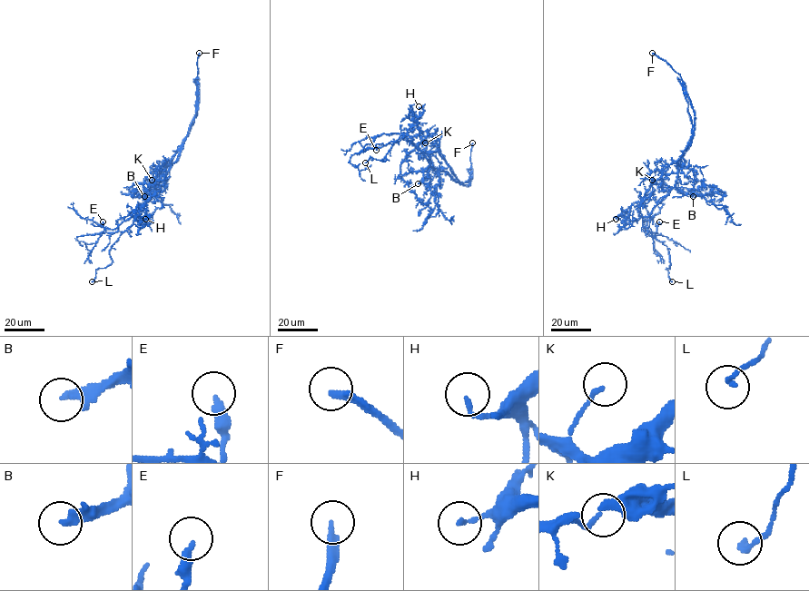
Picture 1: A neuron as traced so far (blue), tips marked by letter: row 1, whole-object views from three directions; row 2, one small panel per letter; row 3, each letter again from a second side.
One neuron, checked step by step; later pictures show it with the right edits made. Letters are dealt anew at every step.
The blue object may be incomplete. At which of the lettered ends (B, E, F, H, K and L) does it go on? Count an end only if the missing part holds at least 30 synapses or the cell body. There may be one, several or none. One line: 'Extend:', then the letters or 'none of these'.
Extend: B, F

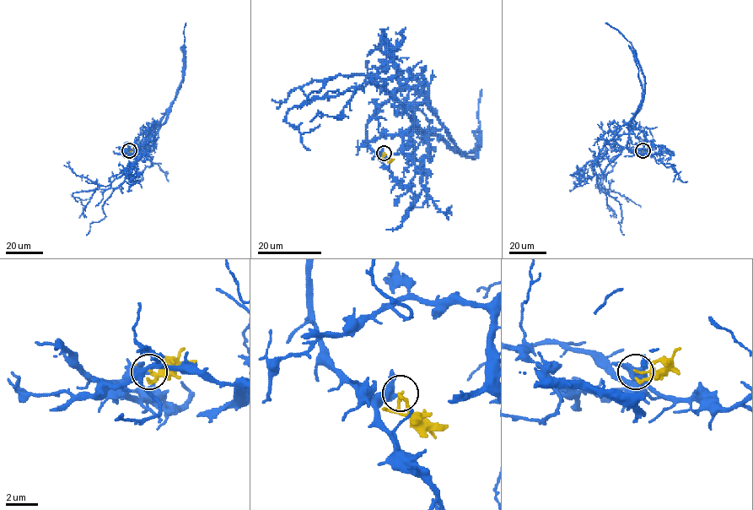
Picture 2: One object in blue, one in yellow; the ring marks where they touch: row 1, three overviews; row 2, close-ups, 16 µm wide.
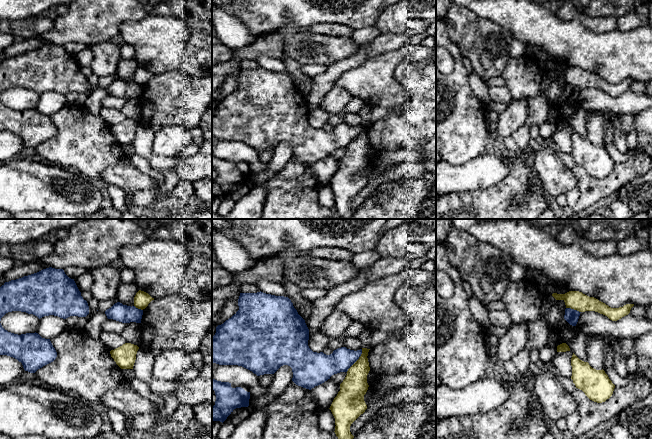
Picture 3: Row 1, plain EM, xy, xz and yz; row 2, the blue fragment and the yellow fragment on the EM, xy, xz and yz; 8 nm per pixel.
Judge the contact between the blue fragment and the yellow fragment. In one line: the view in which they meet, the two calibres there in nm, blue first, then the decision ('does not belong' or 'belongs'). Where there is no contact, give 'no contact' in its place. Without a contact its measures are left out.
contact in xz; calibres 180 and 200 nm; does not belong

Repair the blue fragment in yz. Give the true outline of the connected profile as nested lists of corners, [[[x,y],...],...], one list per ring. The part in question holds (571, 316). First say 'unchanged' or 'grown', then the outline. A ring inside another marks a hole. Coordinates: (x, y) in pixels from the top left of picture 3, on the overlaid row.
unchanged; [[[566,308],[565,309],[565,315],[564,319],[572,326],[576,326],[579,316],[580,316],[579,311],[571,309],[571,308]]]

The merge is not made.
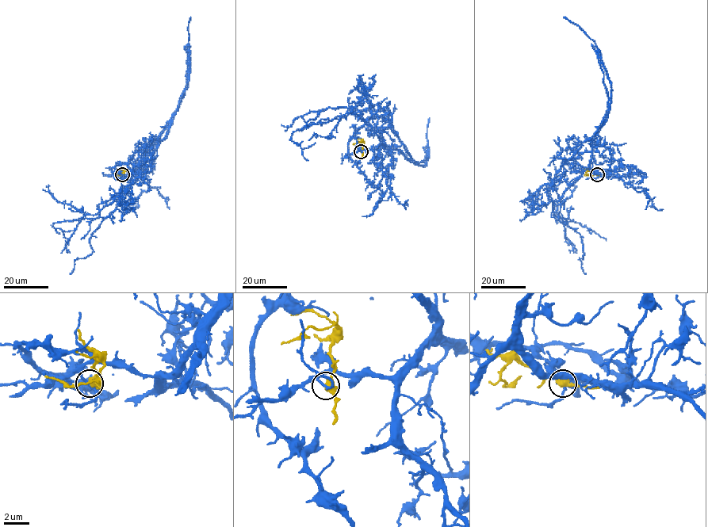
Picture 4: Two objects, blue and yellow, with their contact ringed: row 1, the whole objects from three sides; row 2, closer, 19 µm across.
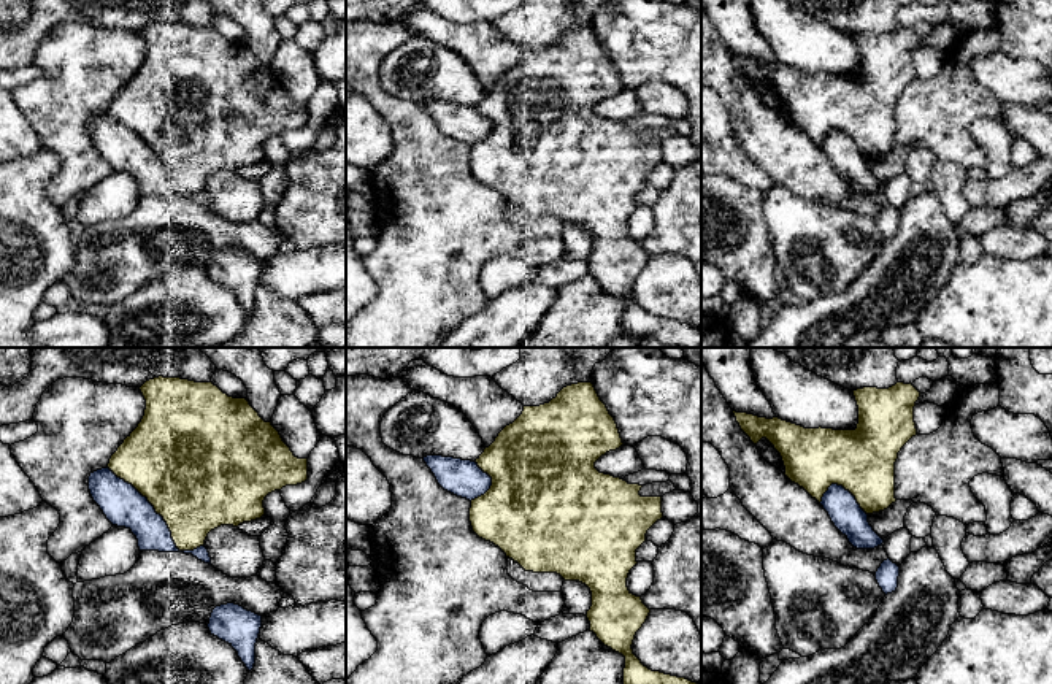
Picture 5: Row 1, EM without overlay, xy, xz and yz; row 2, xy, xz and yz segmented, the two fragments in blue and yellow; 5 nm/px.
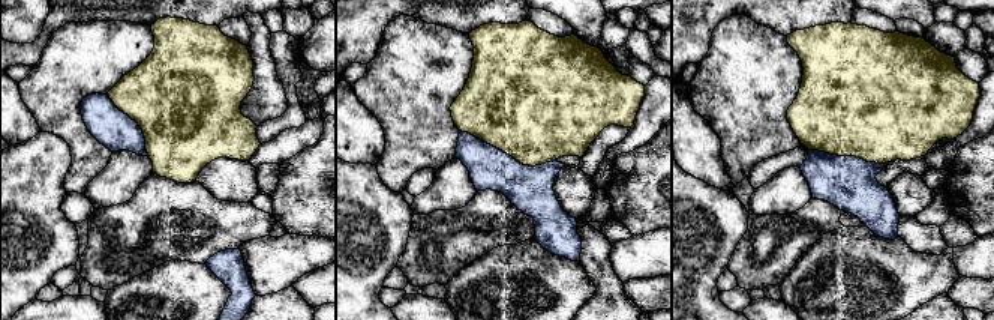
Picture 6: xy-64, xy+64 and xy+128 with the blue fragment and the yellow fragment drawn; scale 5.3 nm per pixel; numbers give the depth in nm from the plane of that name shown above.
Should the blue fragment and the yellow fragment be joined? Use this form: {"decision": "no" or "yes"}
{"decision": "no"}

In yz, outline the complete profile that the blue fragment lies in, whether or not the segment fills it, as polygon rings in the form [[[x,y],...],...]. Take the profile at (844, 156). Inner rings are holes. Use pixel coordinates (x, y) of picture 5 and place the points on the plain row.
[[[831,129],[824,138],[820,149],[854,192],[874,194],[882,190],[884,184],[870,170],[868,159],[843,130]]]

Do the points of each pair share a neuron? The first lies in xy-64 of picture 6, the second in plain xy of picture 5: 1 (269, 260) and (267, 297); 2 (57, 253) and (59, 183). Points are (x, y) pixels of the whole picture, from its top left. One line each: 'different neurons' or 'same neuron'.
1: different neurons
2: different neurons

